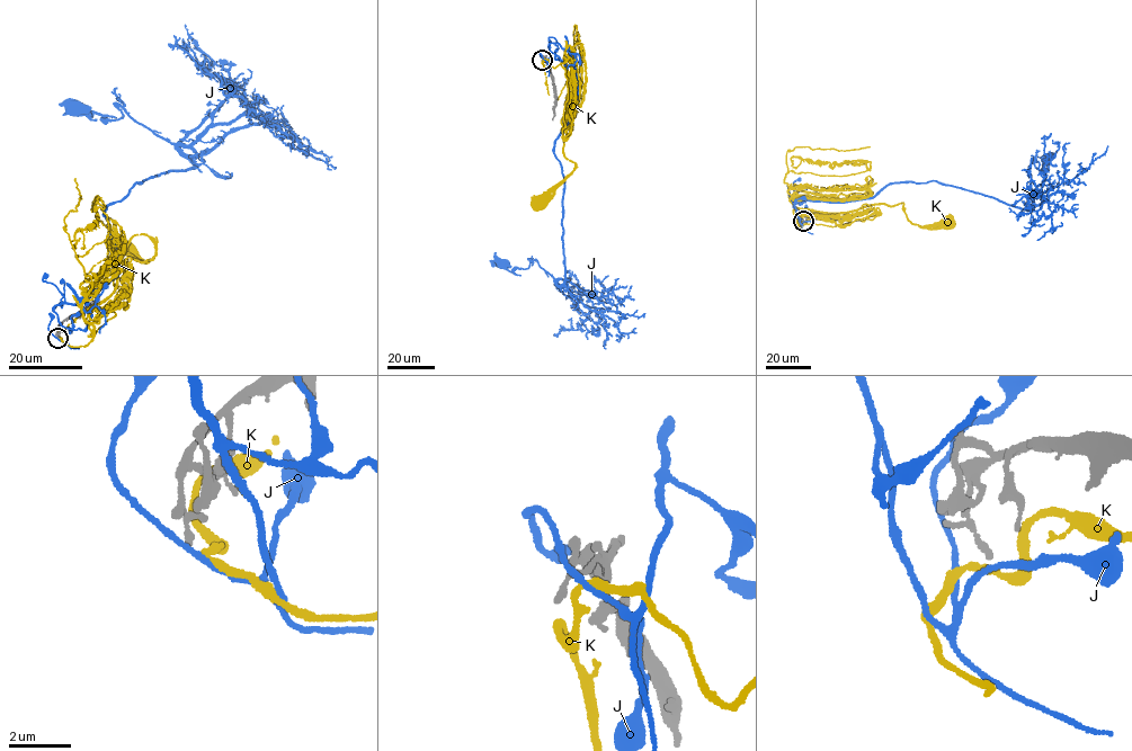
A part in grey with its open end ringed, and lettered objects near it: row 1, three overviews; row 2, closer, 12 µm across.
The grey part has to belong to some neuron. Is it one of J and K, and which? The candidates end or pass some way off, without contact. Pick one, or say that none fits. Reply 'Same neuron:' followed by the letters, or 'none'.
Same neuron: K

